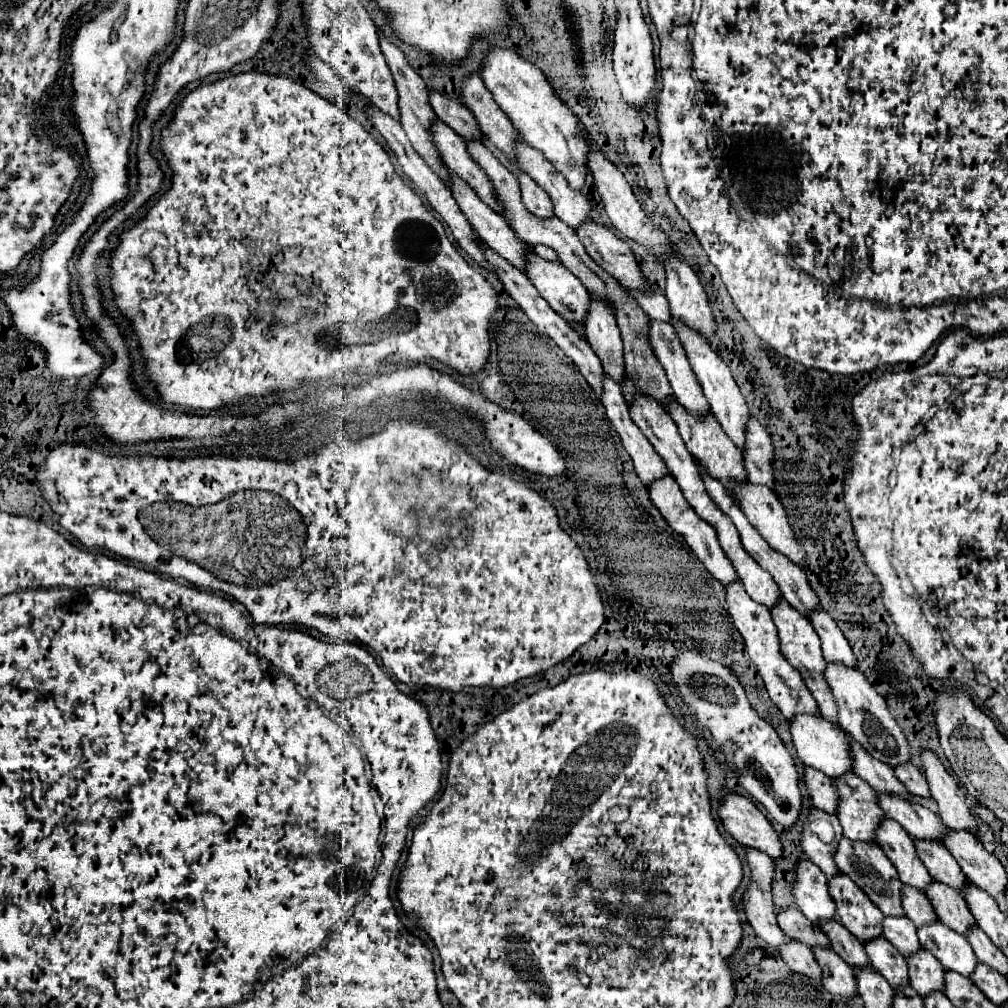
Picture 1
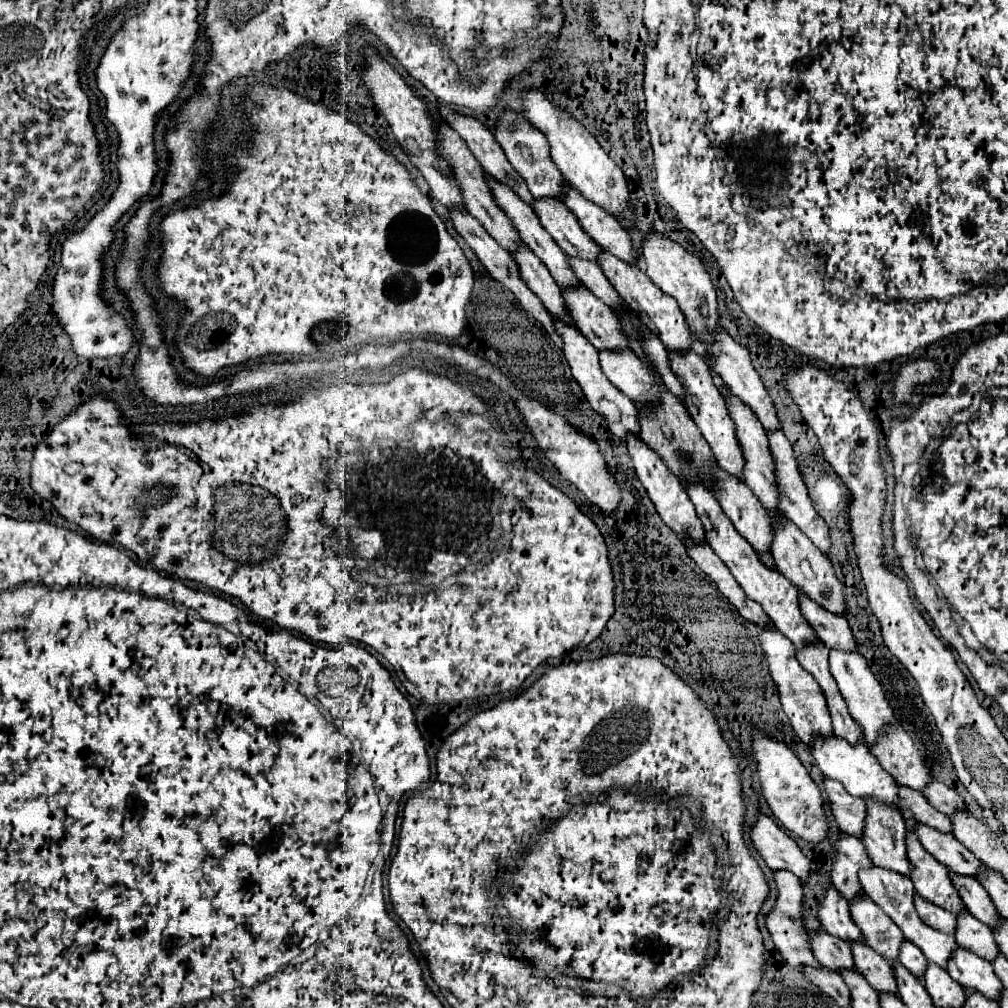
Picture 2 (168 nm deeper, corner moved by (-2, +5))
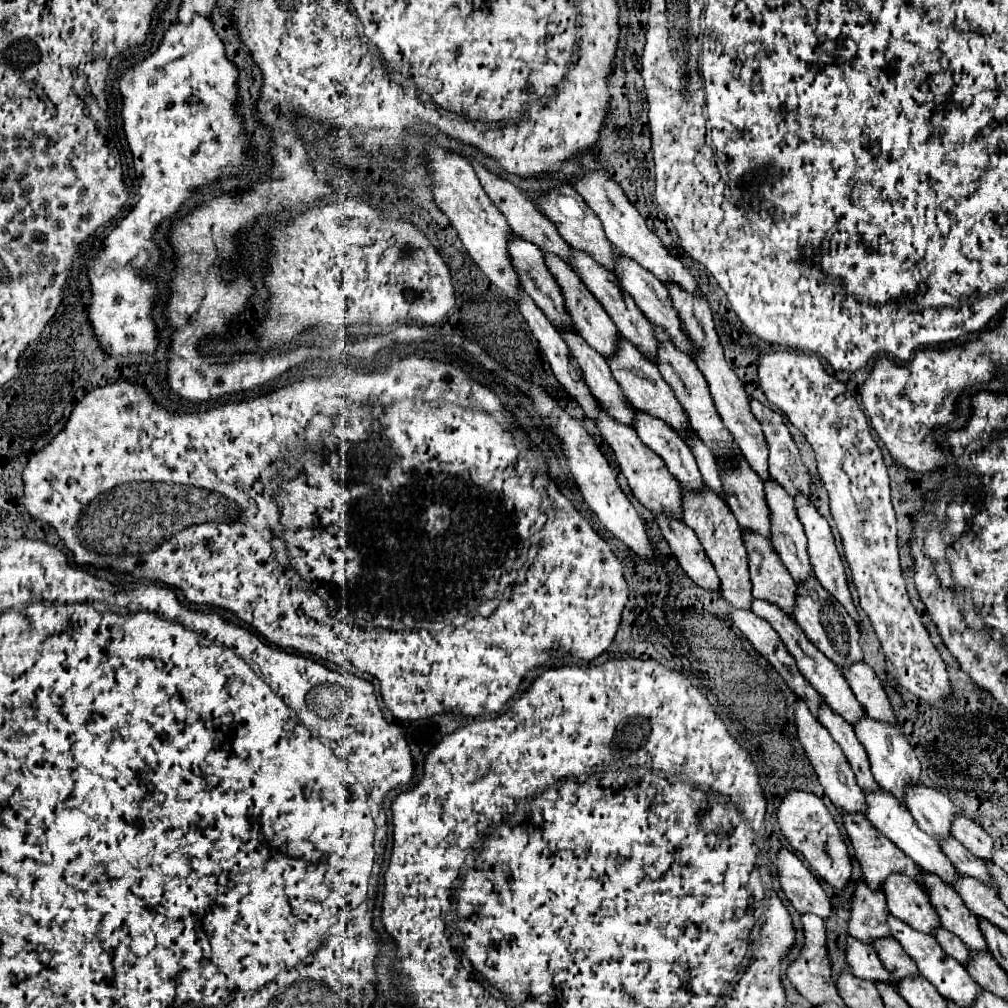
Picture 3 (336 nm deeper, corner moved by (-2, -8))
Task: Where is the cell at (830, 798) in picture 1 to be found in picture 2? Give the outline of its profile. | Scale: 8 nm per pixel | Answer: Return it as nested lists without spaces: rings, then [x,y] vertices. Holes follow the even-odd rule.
[[[824,779],[824,789],[828,793],[830,809],[838,827],[850,835],[862,837],[862,823],[866,815],[864,801],[860,797],[852,797],[850,793],[846,793],[842,783],[832,779]]]

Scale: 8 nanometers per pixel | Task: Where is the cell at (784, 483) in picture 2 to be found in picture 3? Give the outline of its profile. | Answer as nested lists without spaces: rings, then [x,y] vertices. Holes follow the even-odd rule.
[[[804,496],[796,498],[796,510],[798,510],[798,518],[800,518],[800,522],[804,524],[804,530],[806,530],[808,554],[810,554],[810,562],[814,566],[814,574],[816,574],[818,582],[822,584],[822,588],[828,594],[832,594],[846,608],[846,612],[852,616],[852,620],[860,626],[860,616],[856,612],[856,606],[852,604],[852,596],[850,596],[850,590],[848,590],[848,580],[846,580],[846,574],[844,574],[844,566],[842,566],[842,560],[840,560],[840,554],[838,554],[838,548],[836,548],[836,542],[834,542],[834,536],[832,536],[832,530],[830,530],[828,522],[816,512],[816,508]]]

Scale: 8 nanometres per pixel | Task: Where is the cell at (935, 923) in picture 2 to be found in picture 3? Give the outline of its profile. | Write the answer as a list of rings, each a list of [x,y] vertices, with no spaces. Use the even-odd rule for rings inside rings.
[[[942,928],[942,930],[938,930],[938,934],[934,934],[934,938],[940,942],[944,952],[948,956],[952,956],[954,960],[958,960],[962,966],[966,966],[970,962],[970,952],[966,950],[966,944],[956,934],[950,934],[948,930]]]

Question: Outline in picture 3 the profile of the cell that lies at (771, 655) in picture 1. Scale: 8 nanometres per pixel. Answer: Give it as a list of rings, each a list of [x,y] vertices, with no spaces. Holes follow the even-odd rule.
[[[798,700],[798,704],[796,704],[796,726],[798,726],[798,738],[806,750],[806,756],[810,760],[810,764],[814,766],[818,780],[824,786],[826,796],[832,800],[832,804],[846,814],[864,812],[866,800],[864,800],[862,790],[858,790],[858,784],[854,782],[854,772],[850,770],[850,764],[846,762],[842,750],[838,750],[838,744],[834,742],[834,738],[830,738],[828,730],[810,714],[806,702],[802,702],[802,700]]]

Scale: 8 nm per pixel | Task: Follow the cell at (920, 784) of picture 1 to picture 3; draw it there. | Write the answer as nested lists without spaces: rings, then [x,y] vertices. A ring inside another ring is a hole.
[[[956,814],[954,822],[952,822],[952,836],[960,844],[964,844],[976,858],[980,858],[984,862],[992,862],[994,840],[990,838],[990,834],[982,826],[978,826],[968,816]]]

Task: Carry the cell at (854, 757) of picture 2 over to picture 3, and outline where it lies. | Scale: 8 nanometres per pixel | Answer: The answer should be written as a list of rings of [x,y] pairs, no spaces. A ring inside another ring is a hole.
[[[878,790],[878,794],[866,794],[866,802],[868,802],[866,818],[870,822],[874,822],[874,826],[878,830],[882,830],[882,834],[886,834],[906,856],[910,856],[916,866],[920,866],[928,874],[940,876],[942,882],[948,886],[956,884],[958,870],[954,868],[954,864],[946,858],[946,854],[942,852],[940,844],[934,838],[930,838],[928,834],[922,834],[922,830],[918,830],[918,826],[914,826],[914,818],[910,818],[910,812],[906,808],[902,808],[900,802],[894,802],[894,798],[890,798],[890,794],[886,794],[886,790]]]

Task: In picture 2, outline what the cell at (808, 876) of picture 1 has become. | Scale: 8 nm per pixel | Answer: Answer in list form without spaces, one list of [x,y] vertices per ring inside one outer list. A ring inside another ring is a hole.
[[[834,885],[826,887],[818,903],[818,919],[826,933],[842,937],[844,941],[862,941],[860,929],[850,919],[848,899],[842,897]]]

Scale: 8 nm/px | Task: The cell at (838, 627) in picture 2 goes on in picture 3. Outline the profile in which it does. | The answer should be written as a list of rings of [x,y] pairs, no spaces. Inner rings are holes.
[[[858,662],[858,666],[854,666],[854,670],[850,670],[850,674],[844,674],[844,676],[852,692],[856,694],[858,702],[862,704],[862,708],[872,720],[898,726],[898,720],[882,688],[882,682],[878,680],[876,672],[870,666],[866,666],[866,662]]]

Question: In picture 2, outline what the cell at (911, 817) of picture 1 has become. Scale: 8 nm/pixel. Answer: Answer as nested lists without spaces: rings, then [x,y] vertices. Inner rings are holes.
[[[916,823],[914,833],[918,835],[920,843],[924,845],[924,849],[928,853],[932,853],[940,863],[944,863],[946,867],[950,867],[956,873],[962,875],[970,875],[974,877],[984,865],[982,861],[978,861],[954,835],[932,829],[930,825],[924,823]]]

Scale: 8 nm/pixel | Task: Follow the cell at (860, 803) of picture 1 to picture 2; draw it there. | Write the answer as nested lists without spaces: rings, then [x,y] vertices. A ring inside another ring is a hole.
[[[866,797],[866,819],[862,829],[862,845],[874,865],[894,869],[902,875],[910,875],[910,863],[906,861],[906,825],[902,813],[892,805],[882,805]]]

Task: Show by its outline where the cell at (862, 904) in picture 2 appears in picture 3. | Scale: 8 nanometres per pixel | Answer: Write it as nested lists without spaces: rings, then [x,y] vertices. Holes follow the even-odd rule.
[[[886,938],[886,940],[878,940],[874,942],[874,948],[878,952],[878,956],[882,958],[882,964],[886,966],[886,970],[890,970],[894,974],[894,978],[908,978],[908,976],[920,976],[916,962],[904,952],[904,948],[900,946],[898,940],[894,938]]]

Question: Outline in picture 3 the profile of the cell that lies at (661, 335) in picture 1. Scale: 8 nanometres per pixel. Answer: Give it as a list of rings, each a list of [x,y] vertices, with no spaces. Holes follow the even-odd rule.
[[[738,462],[738,466],[742,466],[742,472],[738,474],[726,476],[720,472],[728,506],[742,528],[770,540],[770,508],[766,506],[764,484],[758,474],[750,470],[748,462]]]

